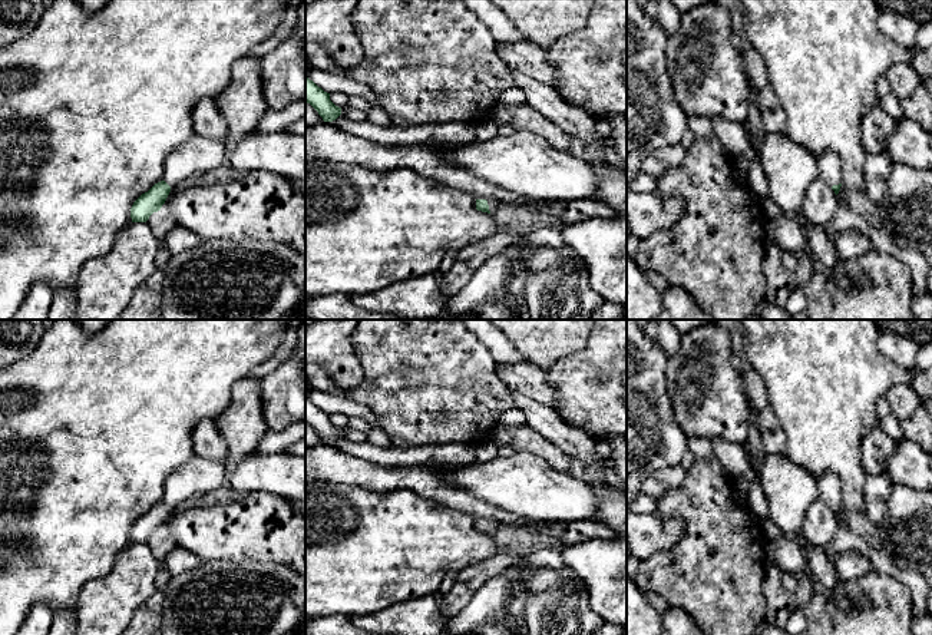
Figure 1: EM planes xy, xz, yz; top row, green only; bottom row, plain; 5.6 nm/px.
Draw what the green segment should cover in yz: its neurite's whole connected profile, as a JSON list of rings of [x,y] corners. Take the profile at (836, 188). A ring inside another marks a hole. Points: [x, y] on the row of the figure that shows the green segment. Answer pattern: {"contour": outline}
{"contour": [[[826,151],[816,156],[819,178],[832,186],[837,195],[842,186],[842,162],[836,153]]]}

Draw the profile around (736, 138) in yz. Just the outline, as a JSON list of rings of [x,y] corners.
[[[724,118],[711,119],[711,125],[715,136],[724,145],[727,152],[733,156],[746,156],[750,168],[747,173],[747,186],[759,198],[769,198],[769,182],[766,173],[761,169],[760,156],[757,155],[751,133],[746,126],[728,122]]]

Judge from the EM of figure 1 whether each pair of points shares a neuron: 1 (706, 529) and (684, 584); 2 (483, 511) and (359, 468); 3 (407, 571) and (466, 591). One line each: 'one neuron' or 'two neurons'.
1: one neuron
2: one neuron
3: two neurons

